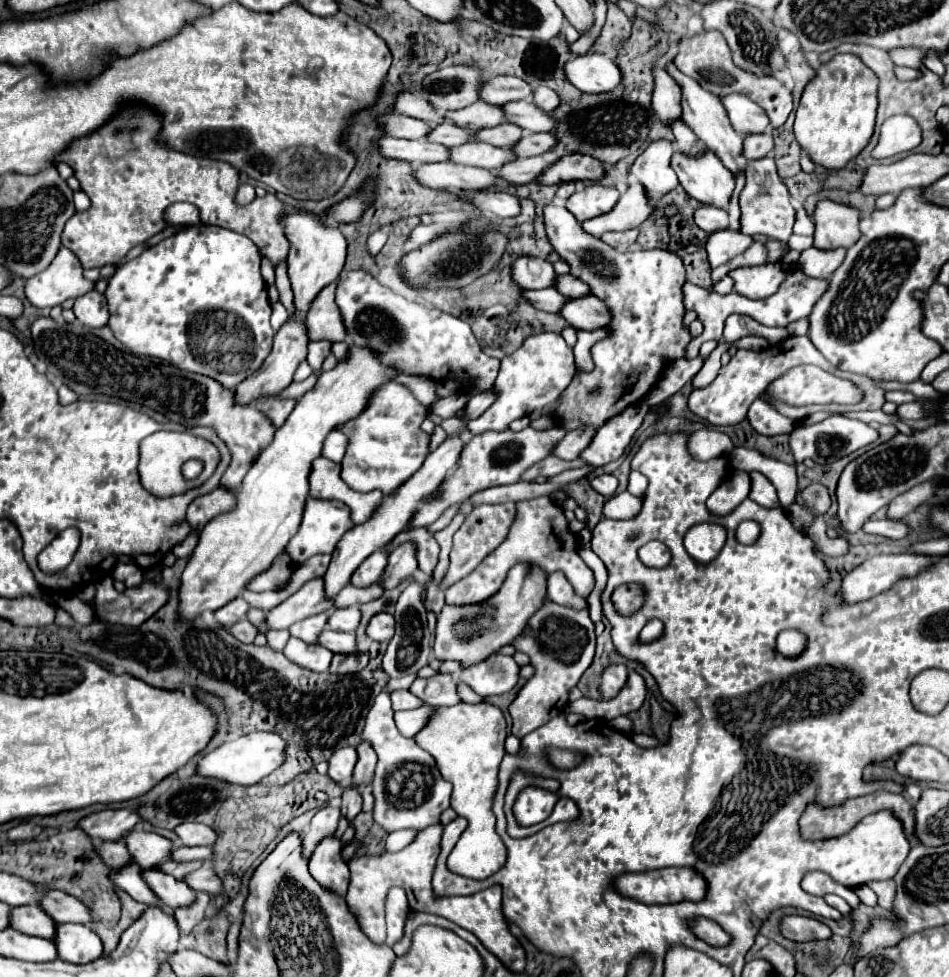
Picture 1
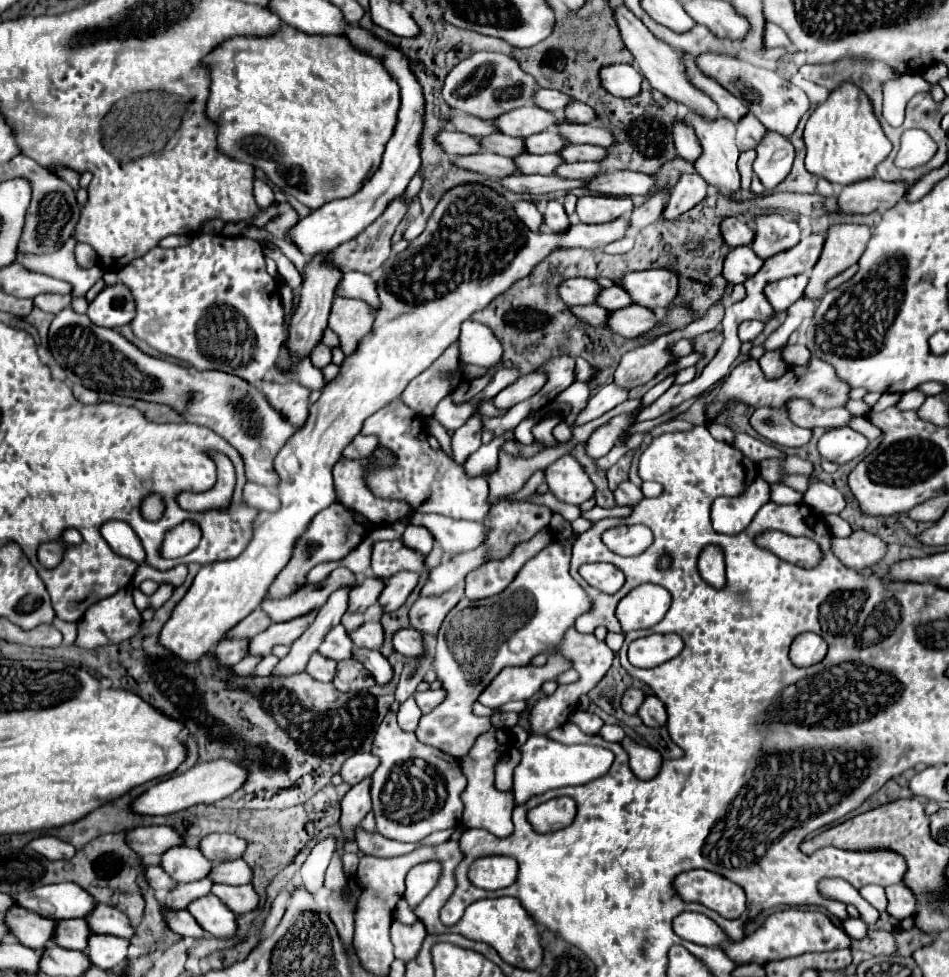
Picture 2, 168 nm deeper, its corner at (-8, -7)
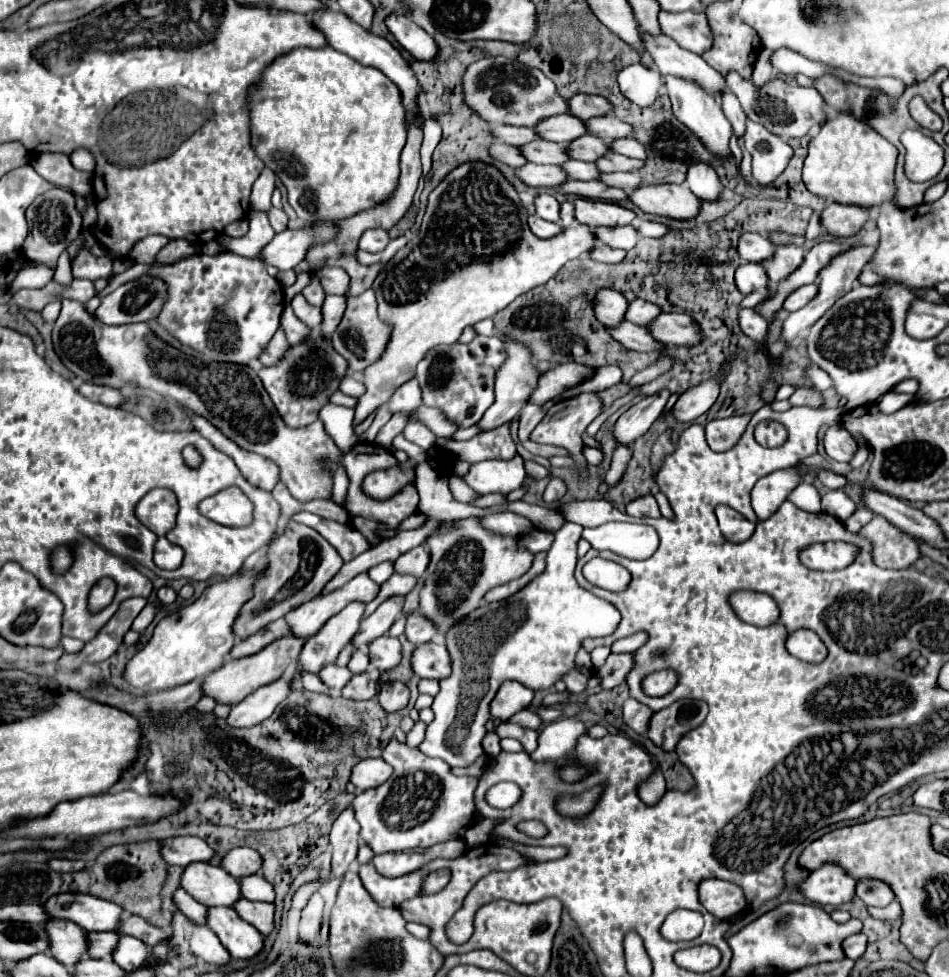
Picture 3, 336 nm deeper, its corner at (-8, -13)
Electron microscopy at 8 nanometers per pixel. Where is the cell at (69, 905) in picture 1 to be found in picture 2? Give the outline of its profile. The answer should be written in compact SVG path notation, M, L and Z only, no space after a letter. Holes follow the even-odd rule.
M97 904L97 910L93 910L85 922L89 922L89 930L93 930L93 934L111 934L127 940L133 936L127 916L107 904Z

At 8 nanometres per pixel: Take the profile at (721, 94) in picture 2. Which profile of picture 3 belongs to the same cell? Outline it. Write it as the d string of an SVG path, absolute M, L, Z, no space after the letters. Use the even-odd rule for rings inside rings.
M641 32L643 36L643 48L655 62L657 70L667 76L681 76L695 80L711 94L719 96L725 88L725 78L713 70L701 56L695 56L689 50L683 50L673 38L665 36L663 32L657 36L649 36L647 32Z

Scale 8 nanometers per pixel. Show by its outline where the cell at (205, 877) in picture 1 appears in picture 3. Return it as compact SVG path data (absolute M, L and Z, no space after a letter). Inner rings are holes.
M241 898L235 904L237 914L247 920L249 924L253 924L263 936L269 936L275 928L275 906L267 904L267 902L249 902L245 898Z

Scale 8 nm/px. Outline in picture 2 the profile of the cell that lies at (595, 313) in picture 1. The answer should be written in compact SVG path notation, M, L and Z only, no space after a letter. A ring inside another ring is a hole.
M625 306L621 310L609 312L605 320L605 330L619 334L623 338L637 338L655 326L655 314L641 306Z

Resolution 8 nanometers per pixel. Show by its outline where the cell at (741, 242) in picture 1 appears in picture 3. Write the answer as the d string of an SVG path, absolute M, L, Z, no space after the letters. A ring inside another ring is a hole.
M745 262L737 268L735 272L735 282L737 282L737 288L743 296L751 294L753 290L757 288L767 288L769 284L769 278L767 278L767 272L761 264L753 264L753 262Z

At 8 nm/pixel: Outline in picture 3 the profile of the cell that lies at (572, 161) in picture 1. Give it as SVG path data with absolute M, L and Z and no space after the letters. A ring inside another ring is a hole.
M687 184L641 186L631 192L631 202L643 212L671 220L691 220L701 210L701 200L689 192Z

